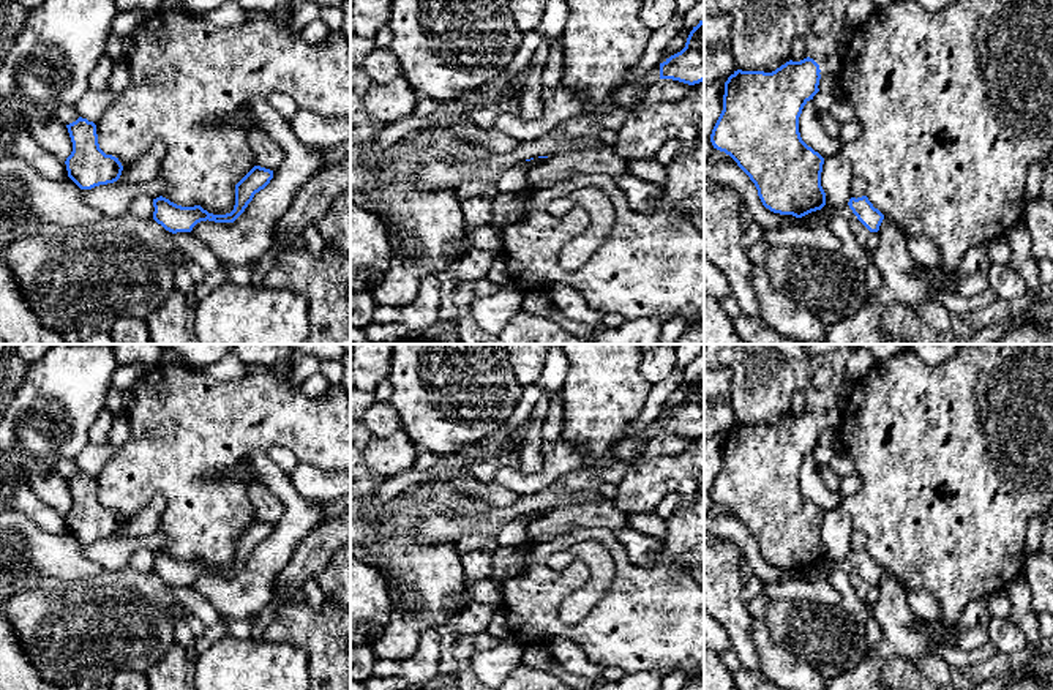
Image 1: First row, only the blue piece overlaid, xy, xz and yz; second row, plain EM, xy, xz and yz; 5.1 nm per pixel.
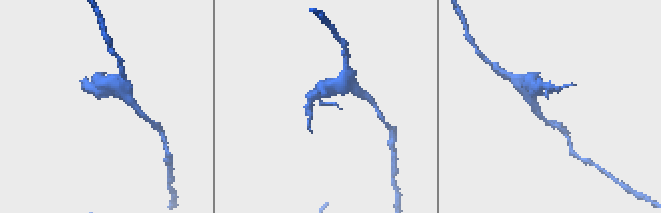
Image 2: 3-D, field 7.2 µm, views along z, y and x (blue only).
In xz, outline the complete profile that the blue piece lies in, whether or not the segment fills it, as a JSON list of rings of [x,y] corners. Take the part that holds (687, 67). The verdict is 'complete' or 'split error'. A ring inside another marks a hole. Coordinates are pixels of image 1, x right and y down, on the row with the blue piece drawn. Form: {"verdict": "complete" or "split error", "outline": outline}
{"verdict": "complete", "outline": [[[704,19],[690,32],[685,47],[660,63],[660,79],[688,85],[704,81]]]}

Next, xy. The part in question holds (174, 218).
{"verdict": "complete", "outline": [[[254,166],[235,185],[235,205],[234,210],[226,215],[208,213],[200,205],[182,207],[159,196],[153,199],[153,219],[172,234],[191,232],[197,223],[207,219],[215,223],[234,223],[245,212],[254,194],[264,189],[272,178],[273,171]]]}

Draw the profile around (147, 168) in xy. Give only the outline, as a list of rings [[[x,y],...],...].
[[[156,142],[137,163],[123,167],[118,182],[125,183],[147,183],[158,178],[159,164],[164,156],[164,145]]]

